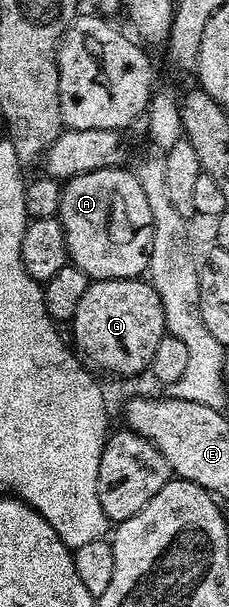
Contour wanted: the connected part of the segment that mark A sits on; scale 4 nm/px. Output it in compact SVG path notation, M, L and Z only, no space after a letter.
M115 166L113 168L97 168L88 174L80 174L74 176L70 180L62 184L62 197L60 198L60 206L58 207L58 219L61 220L64 226L64 238L68 246L68 254L70 255L69 263L74 264L80 270L84 270L84 274L90 277L91 281L95 280L132 280L141 277L147 271L149 266L150 249L153 242L153 218L151 207L148 206L148 201L144 198L144 190L141 189L141 184L138 181L137 175L133 171L125 172L125 167Z

